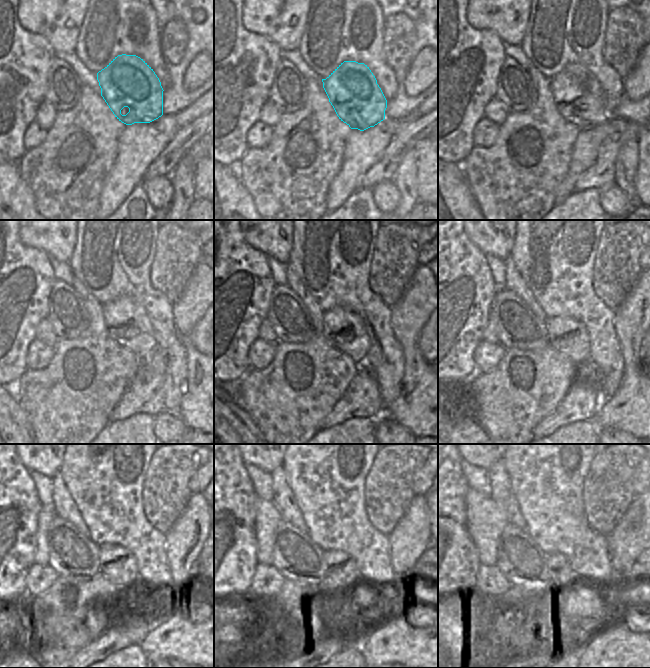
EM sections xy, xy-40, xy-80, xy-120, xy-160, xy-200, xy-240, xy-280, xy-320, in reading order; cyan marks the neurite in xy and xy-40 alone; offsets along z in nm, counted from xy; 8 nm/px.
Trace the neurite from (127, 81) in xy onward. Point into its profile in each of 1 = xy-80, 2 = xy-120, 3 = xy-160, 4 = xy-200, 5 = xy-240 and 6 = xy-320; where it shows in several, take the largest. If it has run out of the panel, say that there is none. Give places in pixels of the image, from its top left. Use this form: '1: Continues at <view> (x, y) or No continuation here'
1: Continues at xy-80 (578, 96)
2: Continues at xy-120 (126, 320)
3: Continues at xy-160 (345, 330)
4: Continues at xy-200 (568, 336)
5: Continues at xy-240 (117, 564)
6: Continues at xy-320 (561, 577).

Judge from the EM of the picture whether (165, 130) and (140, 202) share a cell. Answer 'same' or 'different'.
different

